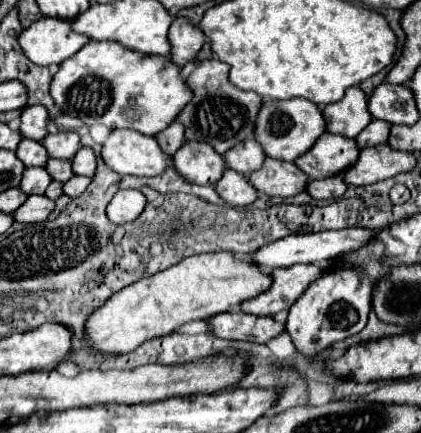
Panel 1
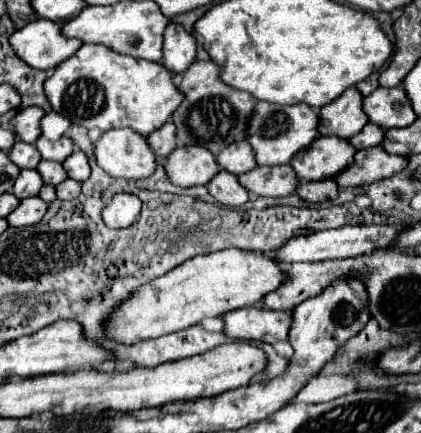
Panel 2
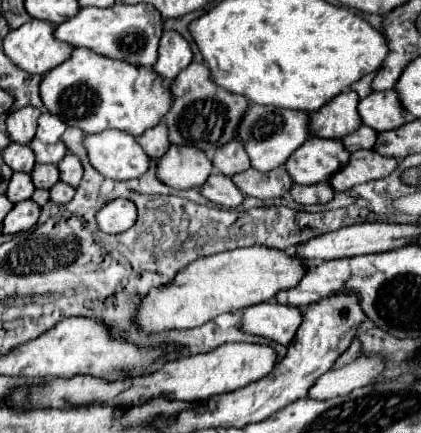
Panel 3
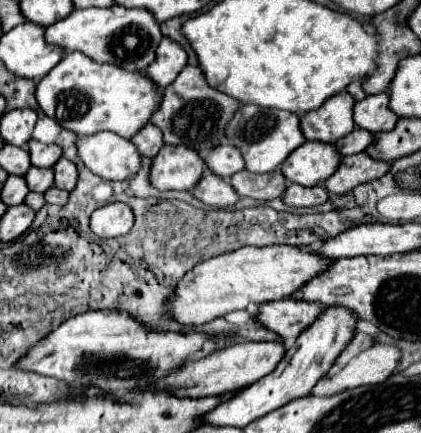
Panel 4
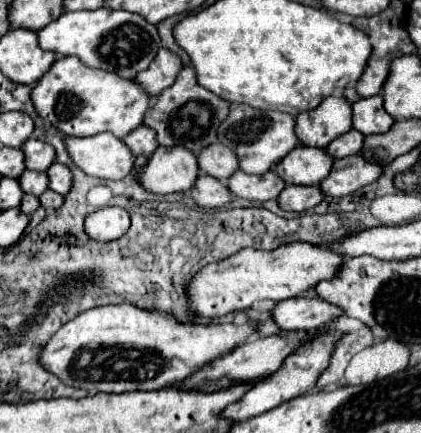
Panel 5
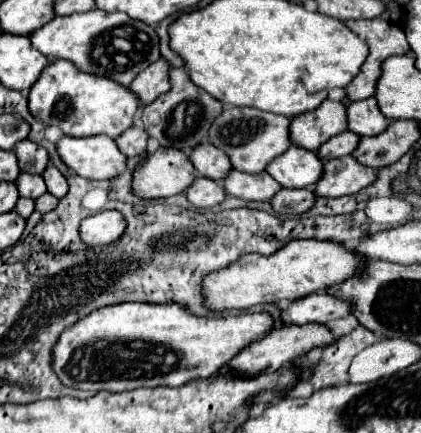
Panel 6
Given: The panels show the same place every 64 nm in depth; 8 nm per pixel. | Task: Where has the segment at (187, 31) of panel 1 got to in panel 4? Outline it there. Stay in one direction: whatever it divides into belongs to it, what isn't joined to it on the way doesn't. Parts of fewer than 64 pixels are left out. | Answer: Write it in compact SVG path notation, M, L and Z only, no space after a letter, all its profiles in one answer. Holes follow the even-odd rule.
M164 36L160 46L156 48L156 60L144 70L144 74L152 78L160 88L166 88L176 80L176 76L186 64L188 64L186 50L176 40Z

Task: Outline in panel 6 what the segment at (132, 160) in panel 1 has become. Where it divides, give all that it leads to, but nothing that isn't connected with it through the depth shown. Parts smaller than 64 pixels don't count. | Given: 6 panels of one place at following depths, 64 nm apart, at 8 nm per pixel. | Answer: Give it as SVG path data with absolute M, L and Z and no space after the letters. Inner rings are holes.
M62 136L56 146L66 166L84 178L112 180L126 170L128 158L116 148L116 142L110 136Z

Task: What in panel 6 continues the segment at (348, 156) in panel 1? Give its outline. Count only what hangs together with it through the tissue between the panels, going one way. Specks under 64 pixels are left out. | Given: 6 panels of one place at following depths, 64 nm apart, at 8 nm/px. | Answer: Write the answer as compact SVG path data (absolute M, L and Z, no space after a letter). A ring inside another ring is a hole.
M290 146L282 156L268 164L266 172L272 174L282 188L308 188L320 180L320 168L324 168L324 162L316 152Z

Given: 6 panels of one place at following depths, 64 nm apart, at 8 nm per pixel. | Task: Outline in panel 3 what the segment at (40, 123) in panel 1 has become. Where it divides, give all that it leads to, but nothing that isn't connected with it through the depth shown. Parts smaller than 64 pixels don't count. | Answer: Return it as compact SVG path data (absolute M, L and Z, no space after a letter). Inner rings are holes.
M32 106L10 112L6 126L8 126L8 136L12 138L12 142L30 144L32 138L36 136L38 118L40 118L40 110L32 108Z

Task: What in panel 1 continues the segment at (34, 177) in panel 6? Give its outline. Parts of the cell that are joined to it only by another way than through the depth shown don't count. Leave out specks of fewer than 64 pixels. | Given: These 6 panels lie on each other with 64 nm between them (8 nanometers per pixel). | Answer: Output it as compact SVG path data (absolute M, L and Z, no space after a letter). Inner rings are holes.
M50 158L48 164L46 164L46 170L50 172L50 176L54 180L60 180L60 182L68 182L72 178L72 160L56 160L56 158Z

